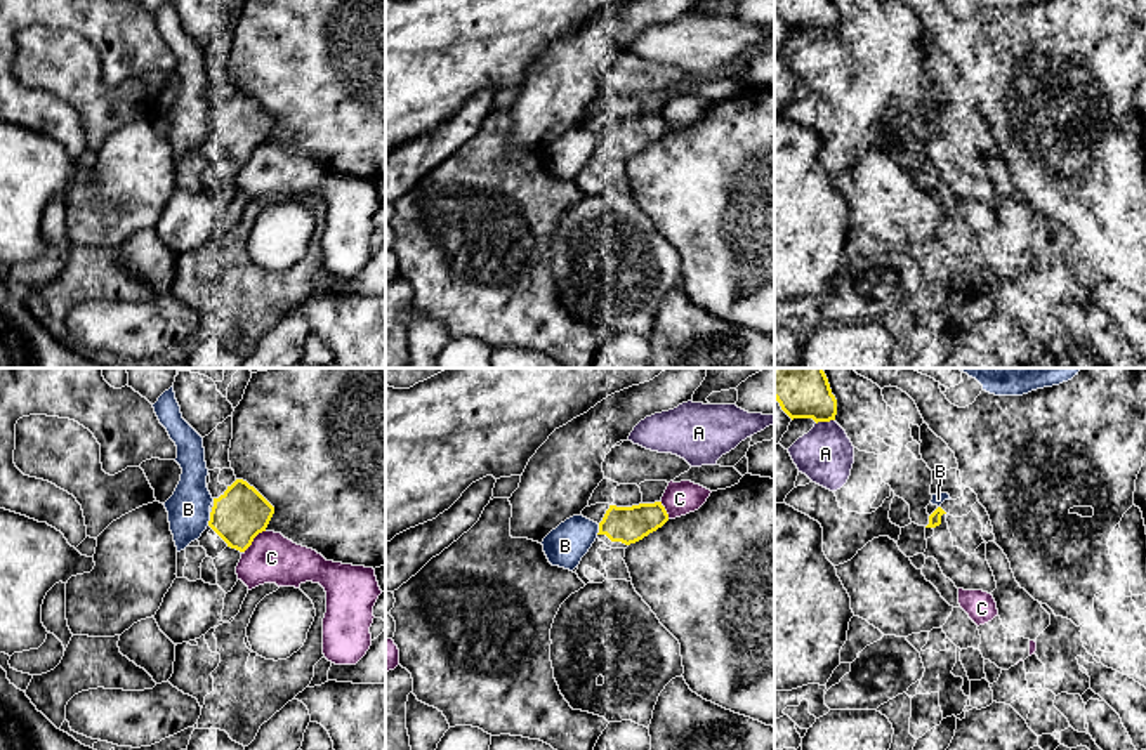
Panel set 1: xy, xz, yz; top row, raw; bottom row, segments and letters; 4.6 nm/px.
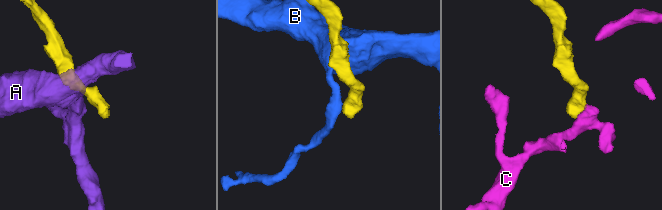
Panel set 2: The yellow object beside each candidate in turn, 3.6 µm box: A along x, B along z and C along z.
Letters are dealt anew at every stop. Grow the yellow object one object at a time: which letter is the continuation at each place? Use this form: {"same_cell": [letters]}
{"same_cell": []}

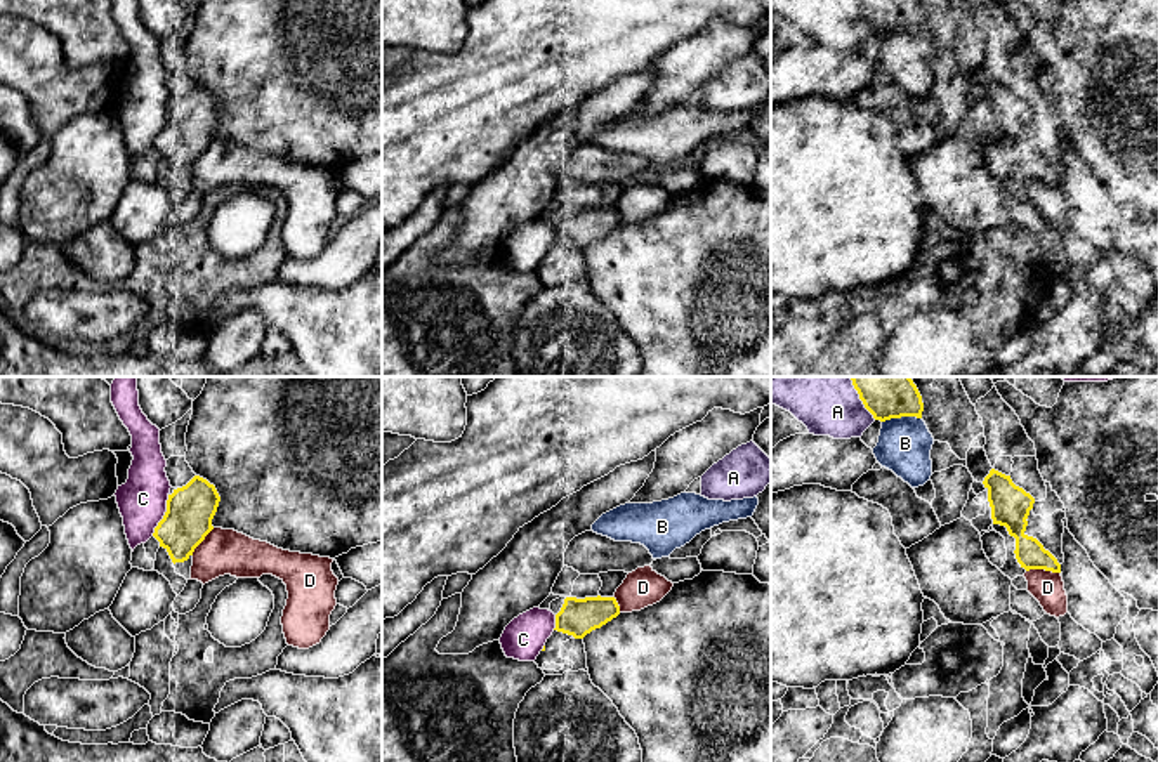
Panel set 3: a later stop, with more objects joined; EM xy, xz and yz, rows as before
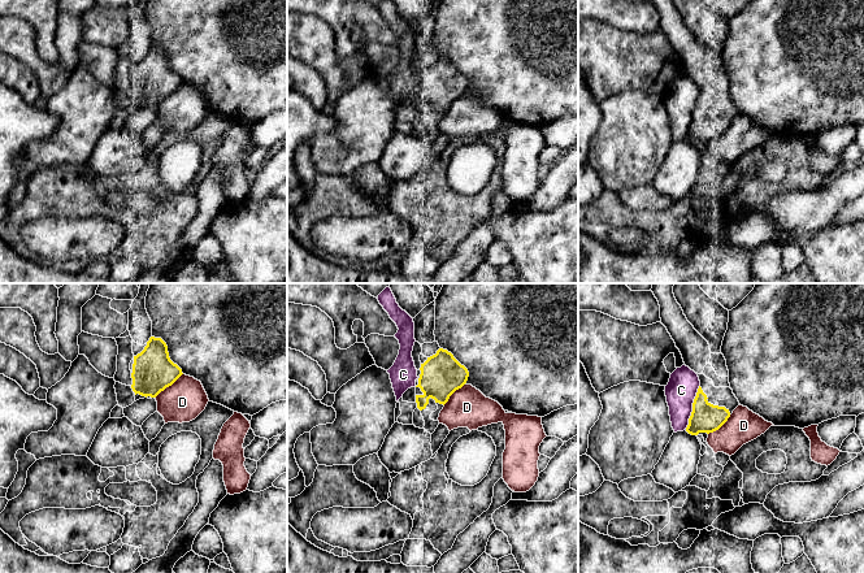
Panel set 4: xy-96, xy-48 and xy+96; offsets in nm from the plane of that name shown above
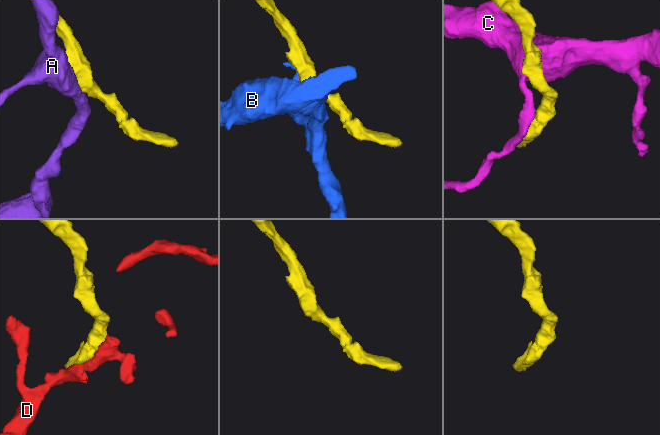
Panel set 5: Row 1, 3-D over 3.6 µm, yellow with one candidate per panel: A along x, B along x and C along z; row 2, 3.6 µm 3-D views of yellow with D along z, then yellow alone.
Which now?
{"same_cell": []}

